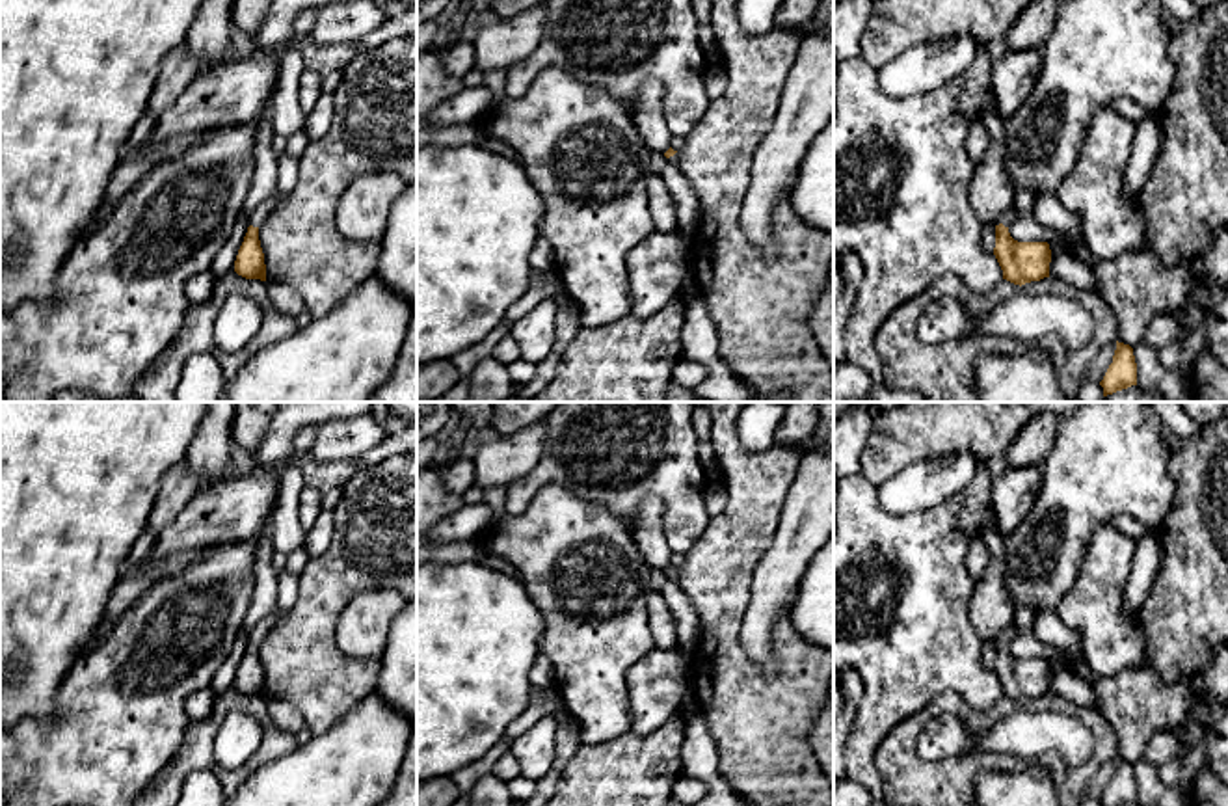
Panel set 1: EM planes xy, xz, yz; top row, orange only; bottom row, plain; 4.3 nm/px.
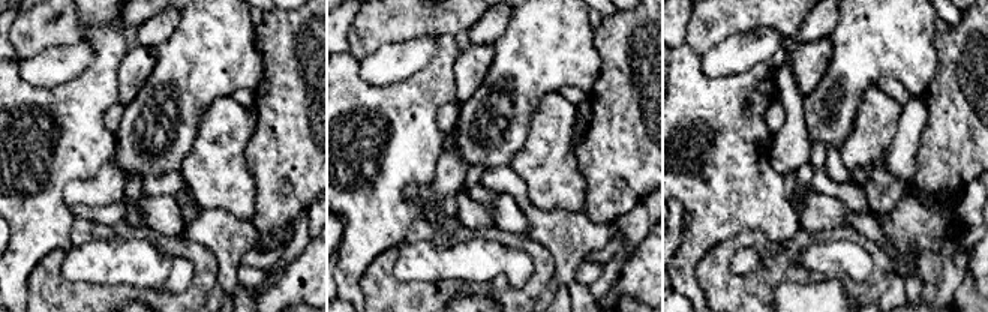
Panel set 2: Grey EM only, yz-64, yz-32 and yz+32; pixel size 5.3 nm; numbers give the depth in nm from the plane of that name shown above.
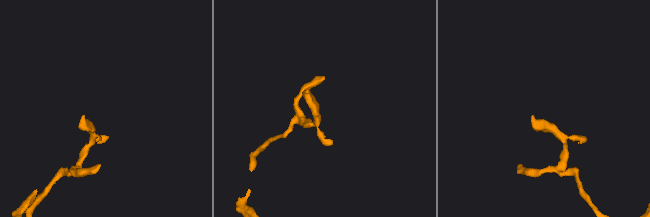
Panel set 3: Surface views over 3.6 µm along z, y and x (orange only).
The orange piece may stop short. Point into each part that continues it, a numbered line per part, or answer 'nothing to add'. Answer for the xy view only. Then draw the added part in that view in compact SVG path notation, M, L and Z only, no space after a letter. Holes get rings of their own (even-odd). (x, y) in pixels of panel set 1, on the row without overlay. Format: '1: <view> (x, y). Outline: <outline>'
1: xy (289, 581). Outline: M285 570L279 575L279 594L275 611L257 624L255 631L251 633L253 644L260 644L266 633L279 622L279 618L292 609L292 605L298 599L298 586L300 586L300 575L296 575L294 571Z

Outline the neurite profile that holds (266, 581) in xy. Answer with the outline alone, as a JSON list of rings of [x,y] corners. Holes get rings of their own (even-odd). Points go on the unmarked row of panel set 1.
[[[272,521],[255,536],[255,584],[251,605],[244,618],[242,629],[251,637],[257,624],[268,618],[275,611],[279,594],[279,575],[274,570],[274,544],[272,544]]]

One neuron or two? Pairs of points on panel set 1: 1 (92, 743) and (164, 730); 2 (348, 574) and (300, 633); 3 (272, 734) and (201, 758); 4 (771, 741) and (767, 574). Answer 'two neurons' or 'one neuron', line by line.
1: one neuron
2: one neuron
3: one neuron
4: two neurons

